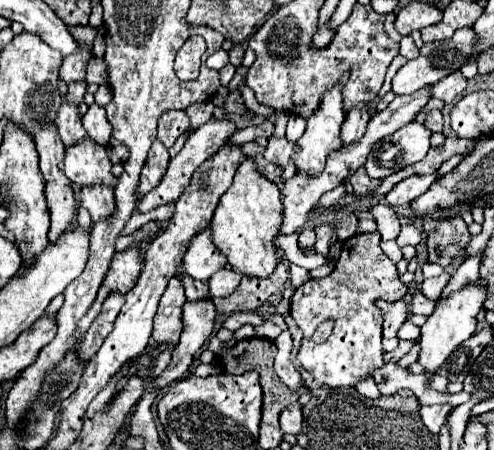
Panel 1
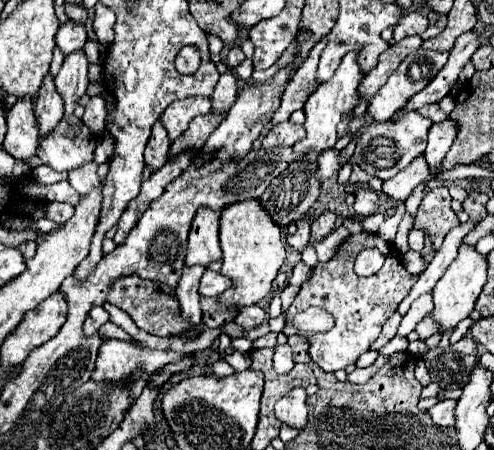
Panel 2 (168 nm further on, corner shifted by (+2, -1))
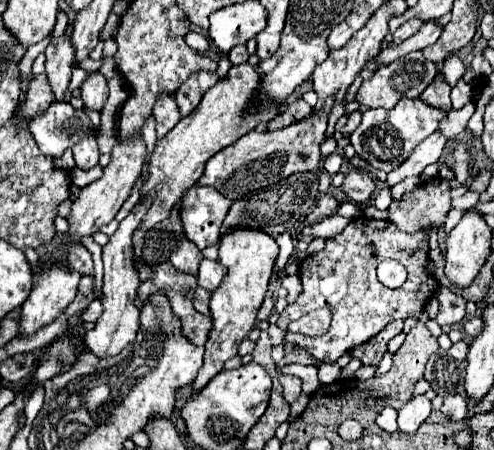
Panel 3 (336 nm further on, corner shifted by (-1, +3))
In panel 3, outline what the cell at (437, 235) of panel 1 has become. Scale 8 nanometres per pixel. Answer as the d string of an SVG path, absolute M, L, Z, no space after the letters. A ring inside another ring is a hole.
M434 178L412 192L406 192L400 200L392 200L388 212L390 222L400 230L414 234L424 226L438 228L444 224L450 210L450 182L446 178Z

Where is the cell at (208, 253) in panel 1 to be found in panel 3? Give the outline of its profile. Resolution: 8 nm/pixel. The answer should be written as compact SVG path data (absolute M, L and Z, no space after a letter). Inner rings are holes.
M214 186L190 188L180 200L180 220L184 234L202 250L216 244L230 204L232 202Z

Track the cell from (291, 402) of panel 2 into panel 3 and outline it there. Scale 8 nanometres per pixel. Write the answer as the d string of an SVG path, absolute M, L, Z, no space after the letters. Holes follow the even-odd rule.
M280 374L280 382L284 386L284 396L286 396L286 402L294 402L300 392L302 392L302 382L298 376L286 376L286 374Z

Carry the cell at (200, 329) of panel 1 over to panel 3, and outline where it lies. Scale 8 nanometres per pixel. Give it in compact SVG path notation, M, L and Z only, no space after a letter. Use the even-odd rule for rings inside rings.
M184 238L178 244L176 252L170 254L170 262L174 264L174 268L180 272L186 272L186 274L192 274L192 276L198 274L198 264L202 262L202 258L204 258L202 252L188 238Z

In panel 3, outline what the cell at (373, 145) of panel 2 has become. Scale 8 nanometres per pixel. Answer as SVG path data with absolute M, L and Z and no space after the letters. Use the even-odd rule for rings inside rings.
M402 98L392 110L366 110L362 114L362 122L360 126L348 136L350 144L354 146L356 154L362 156L366 162L370 162L374 168L390 172L394 170L398 164L402 164L412 150L430 134L436 132L438 124L448 116L446 110L434 108L426 102L422 102L420 98Z

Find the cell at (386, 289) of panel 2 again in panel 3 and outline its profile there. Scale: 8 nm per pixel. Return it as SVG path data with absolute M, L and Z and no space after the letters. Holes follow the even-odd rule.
M360 216L356 220L352 220L338 236L328 238L324 250L306 256L304 262L300 262L300 278L302 278L302 294L298 296L296 302L287 306L285 311L278 318L276 325L286 332L286 342L298 344L302 348L306 348L314 358L318 358L320 362L336 362L342 354L346 354L350 348L364 344L368 338L376 336L384 326L388 326L388 322L392 320L406 320L406 318L420 318L424 306L428 304L428 300L438 292L440 284L438 280L426 270L426 262L428 262L428 230L430 226L418 230L418 234L406 234L402 232L398 226L394 226L388 220L370 220L366 216ZM382 260L398 260L400 264L404 264L404 268L408 270L408 280L400 286L400 288L386 288L378 282L376 278L376 266ZM314 308L330 308L334 322L332 322L332 330L328 330L324 336L308 337L302 334L288 332L288 325L294 320L308 314Z

